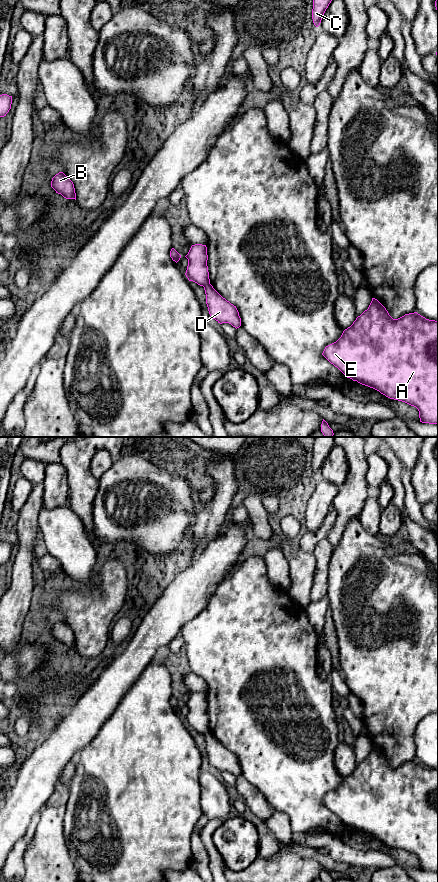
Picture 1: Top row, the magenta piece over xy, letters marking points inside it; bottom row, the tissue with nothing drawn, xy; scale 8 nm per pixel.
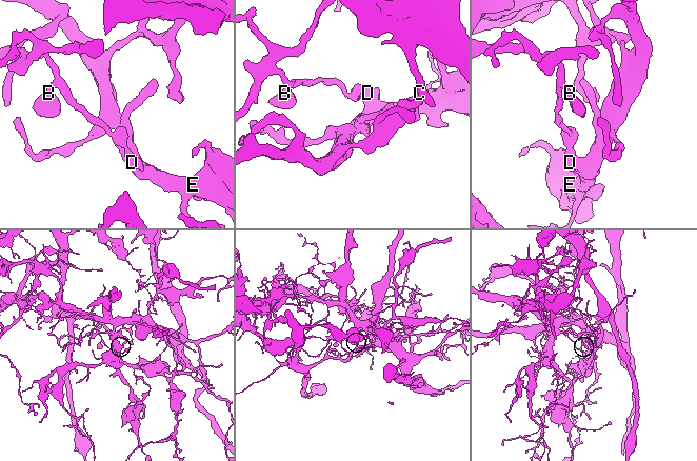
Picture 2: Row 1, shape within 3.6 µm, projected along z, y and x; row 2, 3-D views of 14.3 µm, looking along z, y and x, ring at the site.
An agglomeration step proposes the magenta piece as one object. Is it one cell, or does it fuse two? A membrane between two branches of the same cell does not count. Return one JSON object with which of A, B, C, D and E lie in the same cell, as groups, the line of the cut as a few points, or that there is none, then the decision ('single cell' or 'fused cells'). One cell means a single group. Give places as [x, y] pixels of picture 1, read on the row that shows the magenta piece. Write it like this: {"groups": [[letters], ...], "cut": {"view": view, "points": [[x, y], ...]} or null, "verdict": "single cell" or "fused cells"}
{"groups": [["A", "D", "E"], ["B", "C"]], "cut": {"view": "xy", "points": [[209, 282], [203, 286]]}, "verdict": "fused cells"}

